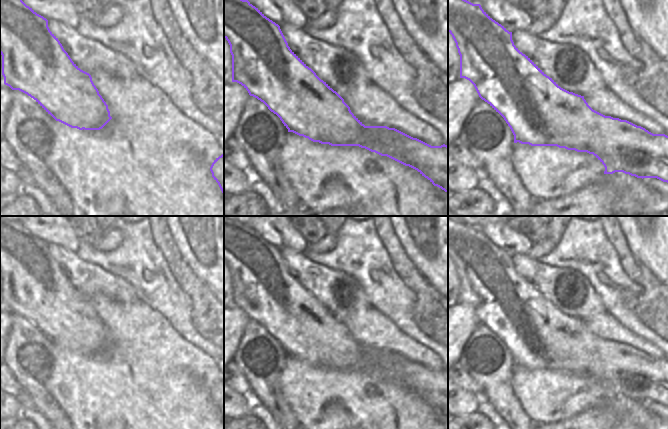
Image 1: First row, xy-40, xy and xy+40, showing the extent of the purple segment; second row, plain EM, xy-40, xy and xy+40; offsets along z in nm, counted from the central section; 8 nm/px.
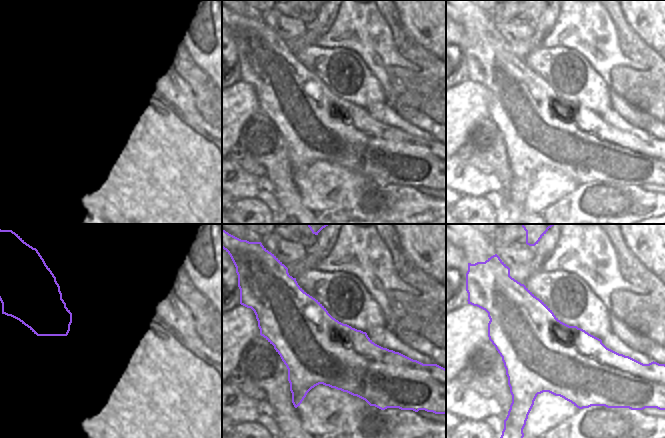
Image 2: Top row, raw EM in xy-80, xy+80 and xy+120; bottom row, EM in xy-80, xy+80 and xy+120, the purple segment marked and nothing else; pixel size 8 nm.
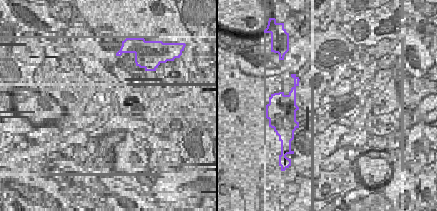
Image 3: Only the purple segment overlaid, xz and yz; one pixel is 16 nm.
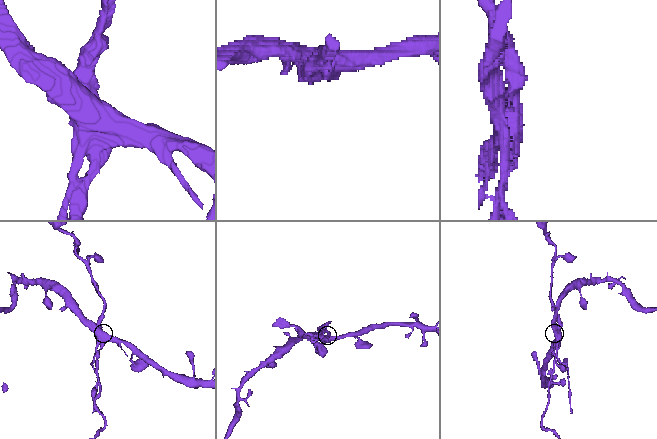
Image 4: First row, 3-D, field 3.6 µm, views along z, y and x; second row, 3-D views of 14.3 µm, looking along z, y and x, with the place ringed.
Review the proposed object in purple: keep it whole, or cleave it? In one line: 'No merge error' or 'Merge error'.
Merge error

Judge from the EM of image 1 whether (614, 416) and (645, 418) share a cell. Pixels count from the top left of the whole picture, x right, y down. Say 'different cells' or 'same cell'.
same cell

